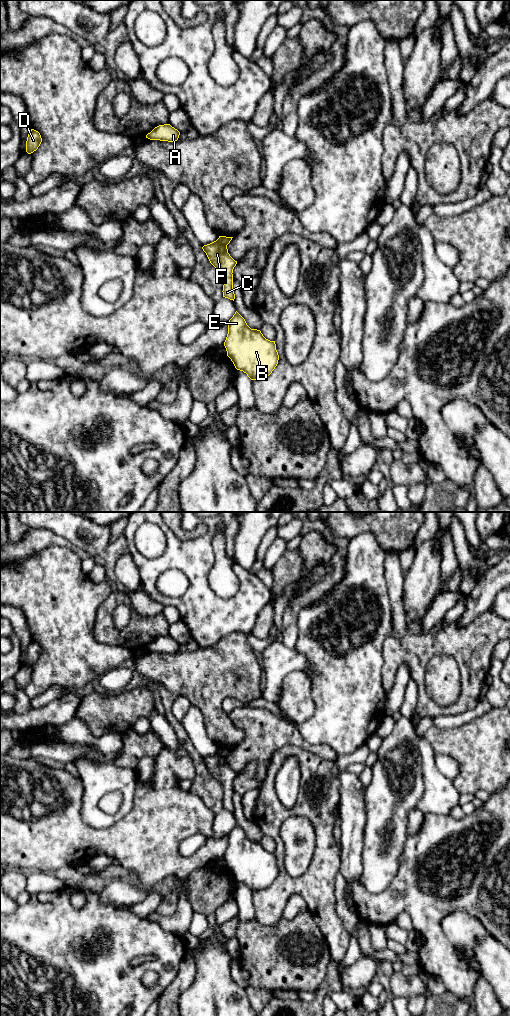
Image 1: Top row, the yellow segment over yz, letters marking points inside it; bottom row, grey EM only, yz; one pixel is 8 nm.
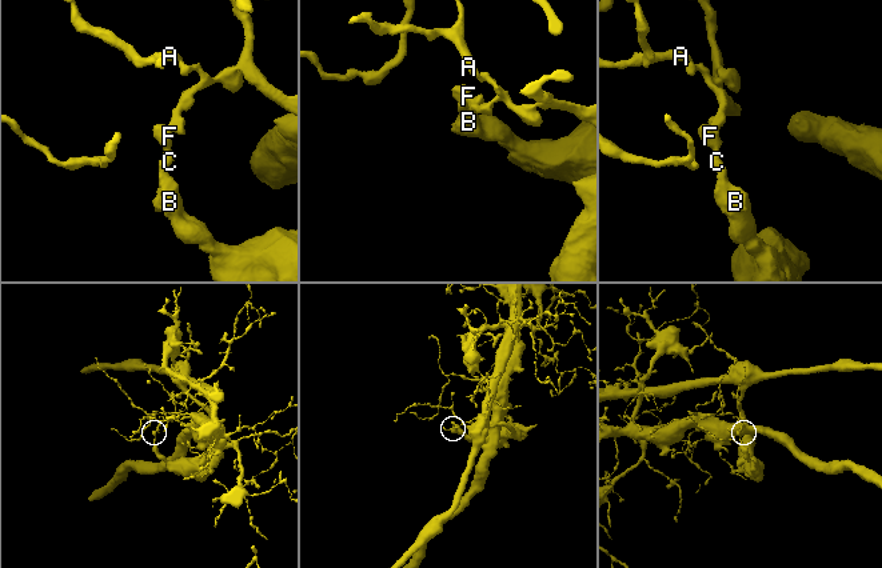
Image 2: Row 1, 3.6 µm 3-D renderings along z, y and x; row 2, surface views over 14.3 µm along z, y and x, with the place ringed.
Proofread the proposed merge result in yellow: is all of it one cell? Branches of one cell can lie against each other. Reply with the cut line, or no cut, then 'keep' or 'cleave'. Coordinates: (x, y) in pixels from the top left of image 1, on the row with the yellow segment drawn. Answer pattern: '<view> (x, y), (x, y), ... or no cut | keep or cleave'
yz (218, 238), (226, 245) | cleave

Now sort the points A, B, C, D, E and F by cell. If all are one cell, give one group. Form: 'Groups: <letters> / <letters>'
Groups: A D / B C E F

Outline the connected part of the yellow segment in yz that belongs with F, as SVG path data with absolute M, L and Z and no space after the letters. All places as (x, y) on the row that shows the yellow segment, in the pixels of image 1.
M219 238L202 247L206 253L210 263L218 269L224 277L223 297L230 300L235 299L233 291L233 269L237 264L230 254L228 253L227 245L223 244Z

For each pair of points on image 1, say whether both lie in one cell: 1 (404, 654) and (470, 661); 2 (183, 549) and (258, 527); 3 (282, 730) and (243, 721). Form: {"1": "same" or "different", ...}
{"1": "same", "2": "different", "3": "same"}

